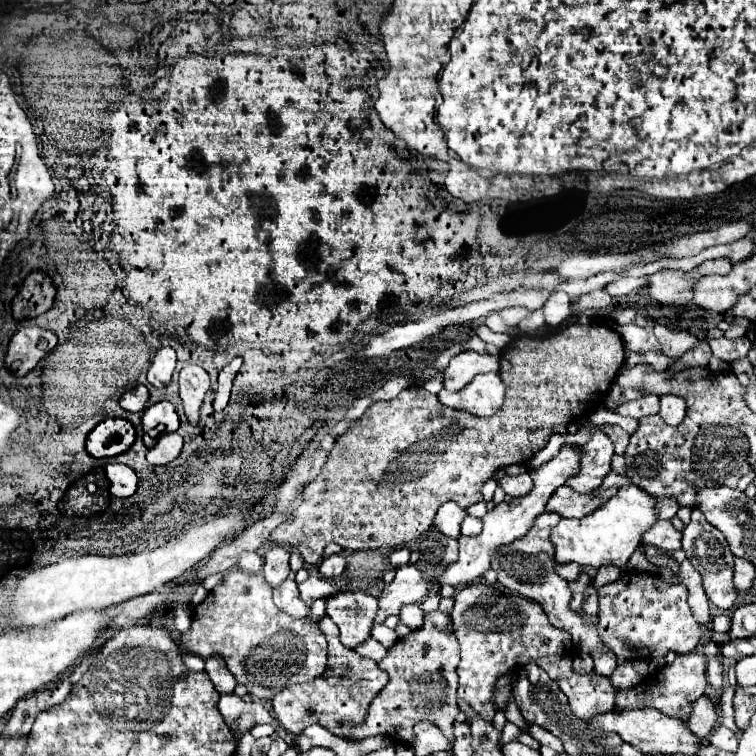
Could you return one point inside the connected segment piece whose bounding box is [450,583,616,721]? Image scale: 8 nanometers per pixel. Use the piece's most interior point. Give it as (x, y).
(497, 632)

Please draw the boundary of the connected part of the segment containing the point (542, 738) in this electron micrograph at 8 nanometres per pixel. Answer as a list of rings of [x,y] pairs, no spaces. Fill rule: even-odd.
[[[530,725],[528,729],[528,733],[533,737],[536,738],[536,740],[541,745],[546,745],[552,747],[553,750],[555,750],[557,753],[561,753],[564,751],[563,744],[558,737],[552,735],[548,731],[542,729],[541,727],[538,727],[538,725]]]

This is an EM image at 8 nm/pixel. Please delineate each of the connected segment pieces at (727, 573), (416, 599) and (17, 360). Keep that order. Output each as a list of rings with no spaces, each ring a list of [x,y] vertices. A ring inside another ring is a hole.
[[[700,509],[692,511],[692,519],[684,529],[684,539],[682,539],[682,549],[688,555],[688,561],[698,569],[698,573],[702,575],[702,585],[704,591],[708,595],[708,599],[712,601],[712,605],[716,605],[718,609],[732,609],[738,597],[738,591],[732,583],[732,575],[734,575],[734,555],[730,553],[724,535],[710,525]]]
[[[408,563],[396,569],[396,577],[390,585],[382,589],[378,599],[376,623],[384,623],[390,615],[398,615],[404,603],[422,603],[430,591],[436,591],[436,585],[422,579],[422,573],[416,565]]]
[[[24,327],[10,339],[4,365],[12,369],[18,377],[24,377],[50,349],[56,347],[56,343],[58,337],[52,331],[42,327]]]

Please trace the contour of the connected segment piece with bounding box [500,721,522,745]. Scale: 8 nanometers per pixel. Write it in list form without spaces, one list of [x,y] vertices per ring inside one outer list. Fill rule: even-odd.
[[[506,721],[504,729],[502,729],[502,735],[500,735],[500,745],[508,743],[508,741],[514,741],[520,733],[522,733],[522,731],[520,731],[516,725],[512,725],[512,723],[508,723],[508,721]]]

